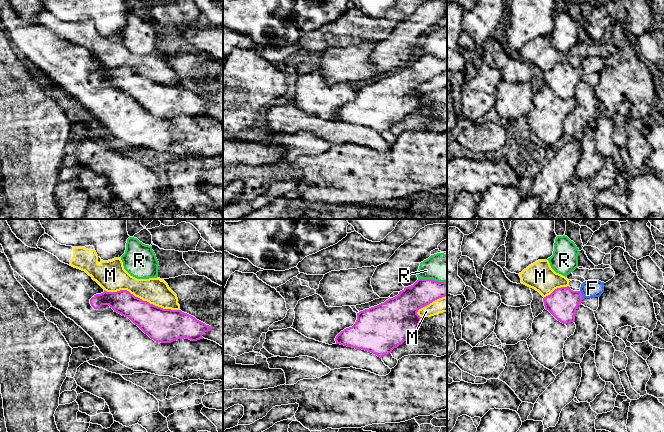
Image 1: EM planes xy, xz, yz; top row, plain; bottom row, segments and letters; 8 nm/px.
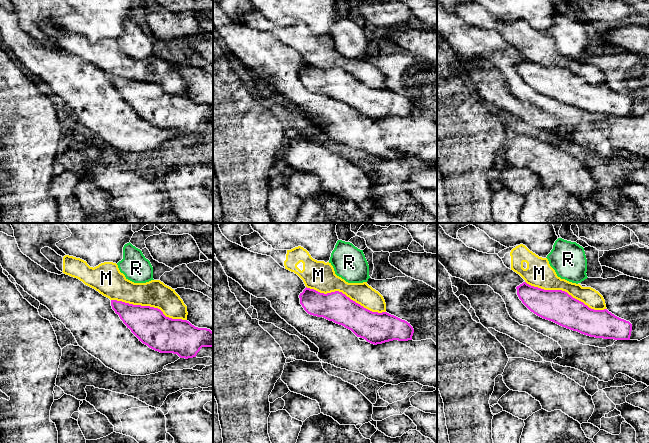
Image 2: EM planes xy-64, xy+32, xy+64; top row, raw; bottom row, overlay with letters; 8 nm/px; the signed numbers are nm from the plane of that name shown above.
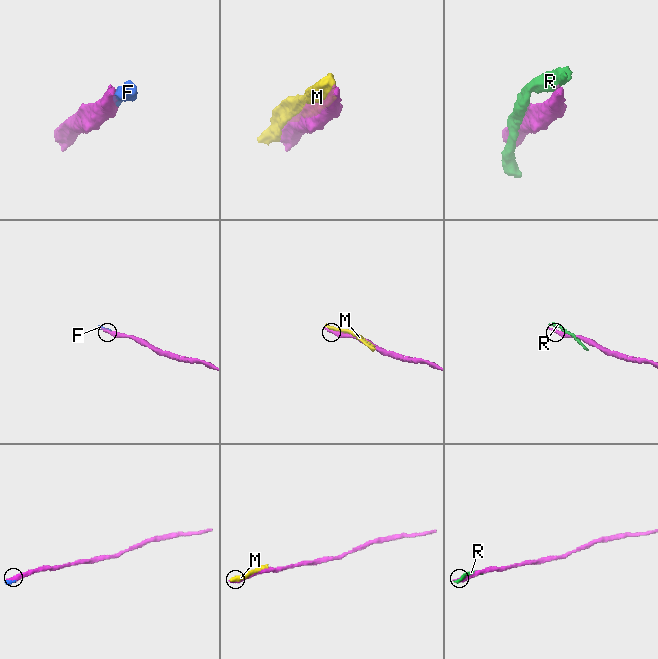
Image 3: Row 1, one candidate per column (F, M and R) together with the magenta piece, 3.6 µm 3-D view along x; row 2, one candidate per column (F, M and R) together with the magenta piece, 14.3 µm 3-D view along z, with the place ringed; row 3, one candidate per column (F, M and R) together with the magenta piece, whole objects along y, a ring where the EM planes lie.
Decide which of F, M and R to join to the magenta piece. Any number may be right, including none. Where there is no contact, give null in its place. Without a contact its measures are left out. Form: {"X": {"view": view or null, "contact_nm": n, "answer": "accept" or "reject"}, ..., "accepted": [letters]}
{"F": {"view": "yz", "contact_nm": 70, "answer": "accept"}, "M": {"view": "xy", "contact_nm": 650, "answer": "reject"}, "R": {"view": "xz", "contact_nm": 240, "answer": "reject"}, "accepted": ["F"]}

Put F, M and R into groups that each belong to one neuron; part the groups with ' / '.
F / M / R

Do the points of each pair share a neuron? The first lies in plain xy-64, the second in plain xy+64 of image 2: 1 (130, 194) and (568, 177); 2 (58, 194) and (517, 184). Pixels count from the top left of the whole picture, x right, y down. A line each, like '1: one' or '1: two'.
1: one
2: two

